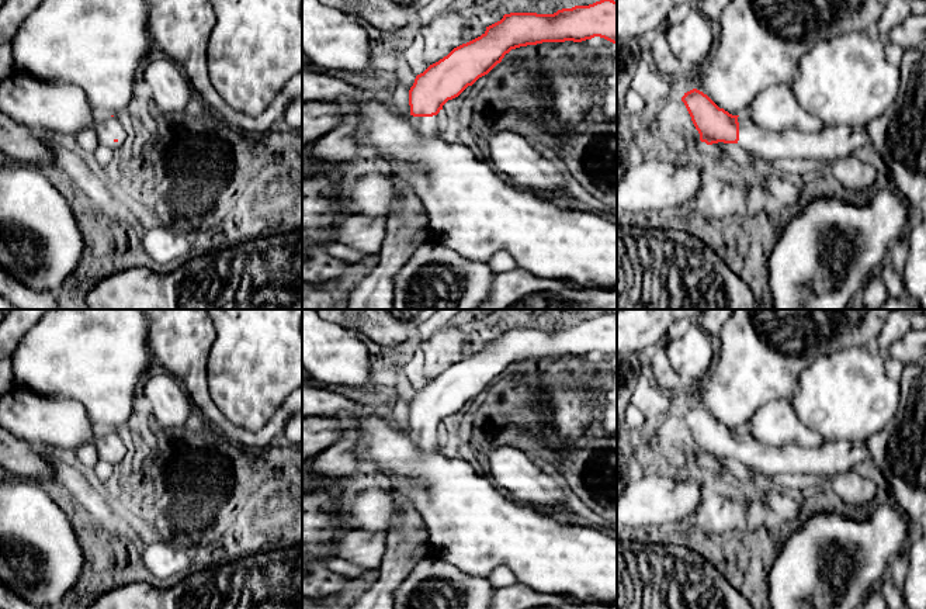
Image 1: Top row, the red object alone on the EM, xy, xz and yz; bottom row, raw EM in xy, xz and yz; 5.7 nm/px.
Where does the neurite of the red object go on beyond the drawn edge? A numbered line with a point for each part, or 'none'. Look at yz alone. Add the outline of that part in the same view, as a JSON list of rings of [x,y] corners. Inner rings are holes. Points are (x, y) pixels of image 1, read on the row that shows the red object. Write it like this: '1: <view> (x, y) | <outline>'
1: yz (831, 144) | [[[743,114],[738,117],[738,122],[739,141],[736,145],[764,160],[815,160],[825,166],[850,155],[866,155],[870,148],[867,128],[826,125],[819,132],[797,129],[767,132]]]

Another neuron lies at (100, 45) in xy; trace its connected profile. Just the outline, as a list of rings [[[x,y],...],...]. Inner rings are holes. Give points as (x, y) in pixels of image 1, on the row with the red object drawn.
[[[42,0],[11,39],[15,72],[51,83],[79,86],[98,115],[117,115],[139,98],[139,73],[153,46],[145,0]]]

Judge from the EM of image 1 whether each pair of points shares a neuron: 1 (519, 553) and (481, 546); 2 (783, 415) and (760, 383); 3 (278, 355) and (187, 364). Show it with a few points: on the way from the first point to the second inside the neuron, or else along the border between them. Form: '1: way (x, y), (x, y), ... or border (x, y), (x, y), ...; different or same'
1: way (509, 546), (491, 546); same
2: border (787, 398), (776, 398), (763, 404), (748, 422); different
3: border (215, 329), (215, 341), (208, 356), (208, 394); different

